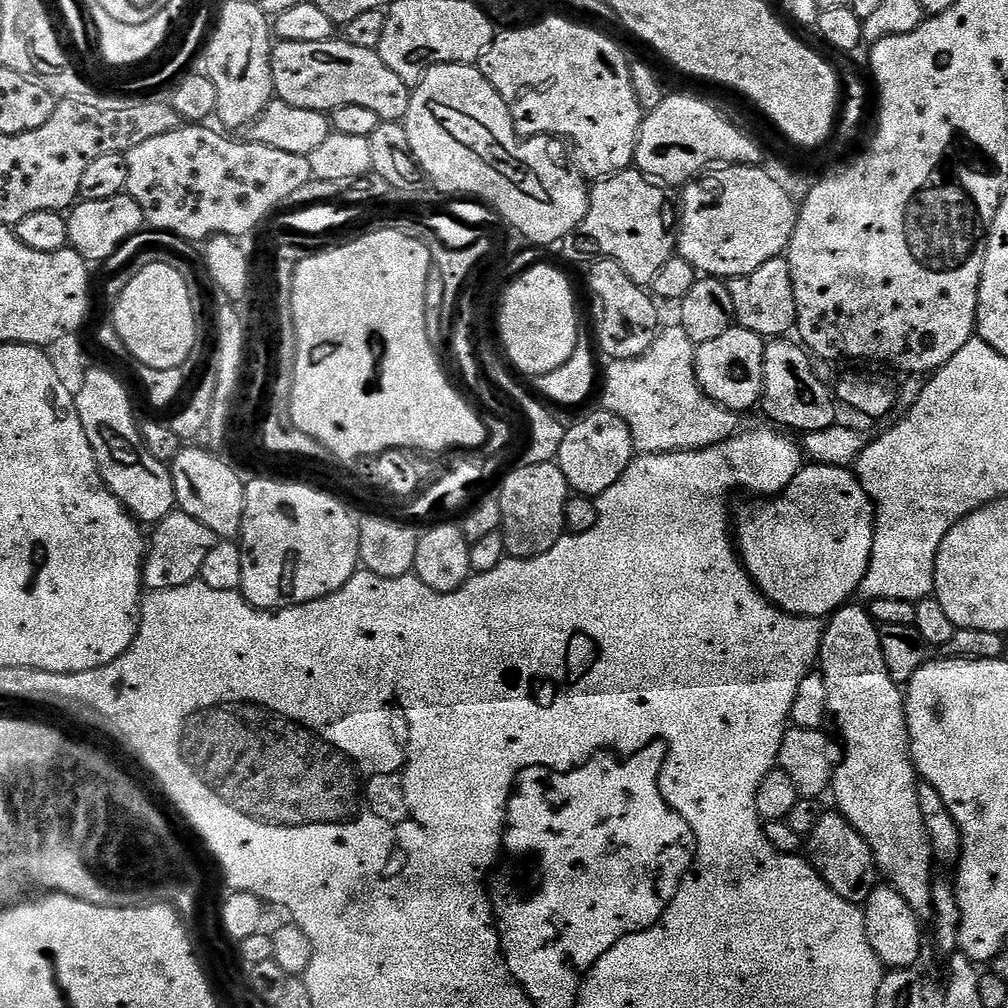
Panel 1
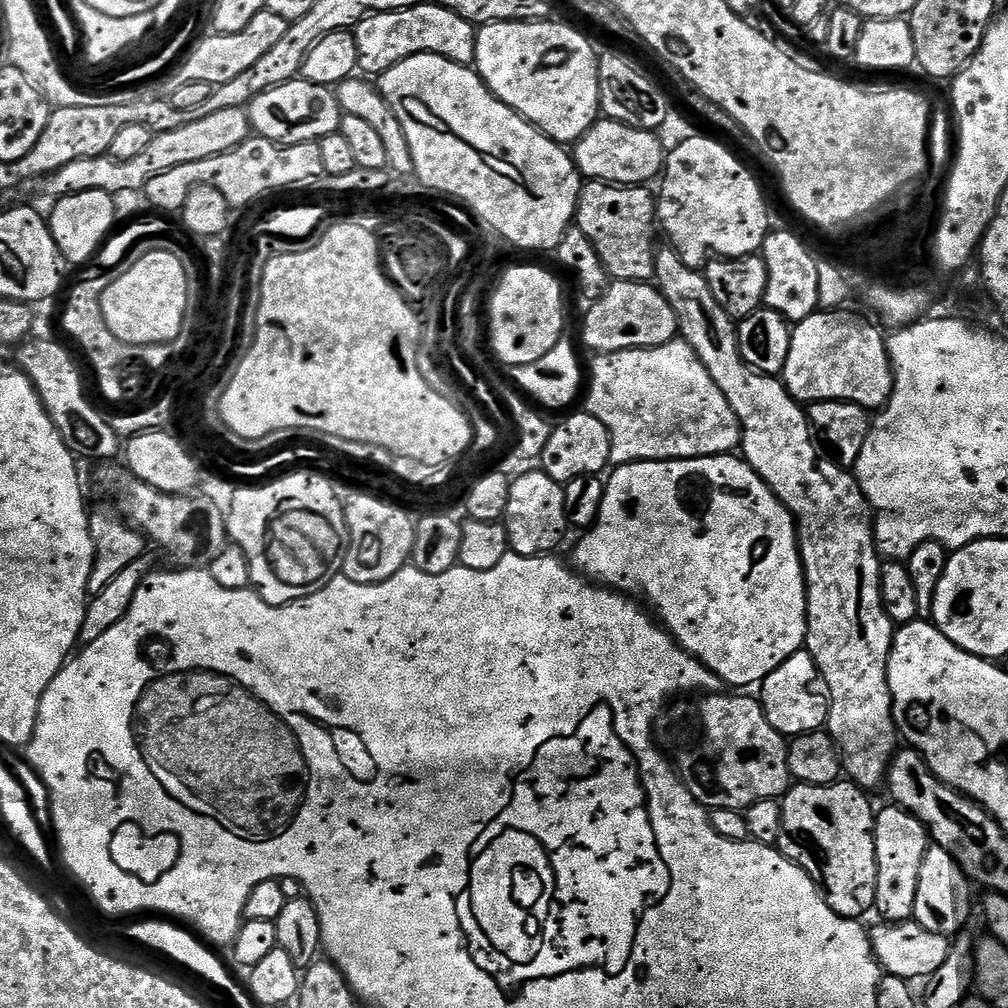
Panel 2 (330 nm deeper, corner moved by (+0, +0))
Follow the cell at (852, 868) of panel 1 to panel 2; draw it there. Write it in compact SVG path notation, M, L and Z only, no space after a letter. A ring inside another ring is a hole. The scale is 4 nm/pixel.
M851 782L835 784L793 783L780 800L782 806L782 838L779 849L788 860L800 865L824 894L824 901L848 920L860 920L876 907L878 890L878 858L876 857L876 812L868 801L869 793Z

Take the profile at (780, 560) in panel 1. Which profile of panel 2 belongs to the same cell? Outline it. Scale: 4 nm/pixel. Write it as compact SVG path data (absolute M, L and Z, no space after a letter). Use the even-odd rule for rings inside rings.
M736 454L726 456L699 456L698 458L690 458L689 460L639 460L633 464L622 464L613 467L611 472L612 477L607 477L604 486L602 510L598 514L595 524L581 535L584 537L577 542L576 549L572 552L573 561L571 560L571 563L574 565L575 571L579 572L581 576L587 578L589 581L595 582L605 588L610 588L625 594L635 594L637 597L644 596L645 601L643 600L643 603L651 609L655 619L663 625L666 631L669 632L694 659L701 660L706 667L713 672L721 685L729 684L729 686L732 687L729 689L732 690L748 690L751 689L748 688L751 684L753 684L753 686L763 684L766 677L770 674L774 674L774 670L778 670L778 666L782 666L782 662L786 662L786 658L790 658L795 652L801 651L801 649L805 647L808 639L808 584L804 581L804 563L800 561L800 538L796 518L793 516L792 511L770 490L770 486L766 486L766 482L762 482L760 475L749 466L747 460Z

